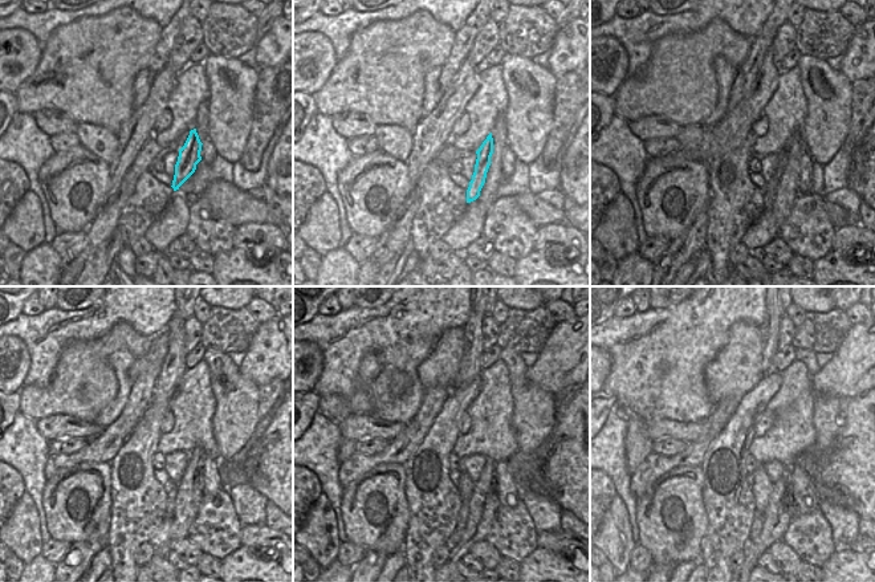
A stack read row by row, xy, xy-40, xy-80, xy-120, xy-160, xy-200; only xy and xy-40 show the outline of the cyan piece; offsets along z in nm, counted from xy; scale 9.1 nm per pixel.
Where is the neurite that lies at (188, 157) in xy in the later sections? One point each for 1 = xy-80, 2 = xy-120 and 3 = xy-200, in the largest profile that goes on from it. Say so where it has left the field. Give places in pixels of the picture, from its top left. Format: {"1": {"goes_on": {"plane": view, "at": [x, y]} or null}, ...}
{"1": {"goes_on": {"plane": "xy-80", "at": [770, 188]}}, "2": {"goes_on": {"plane": "xy-120", "at": [170, 501]}}, "3": {"goes_on": {"plane": "xy-200", "at": [757, 523]}}}

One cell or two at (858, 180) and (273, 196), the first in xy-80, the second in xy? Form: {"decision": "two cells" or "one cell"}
{"decision": "two cells"}

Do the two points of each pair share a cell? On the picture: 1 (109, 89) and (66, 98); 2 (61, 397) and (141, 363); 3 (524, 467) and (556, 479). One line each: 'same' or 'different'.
1: same
2: different
3: same

